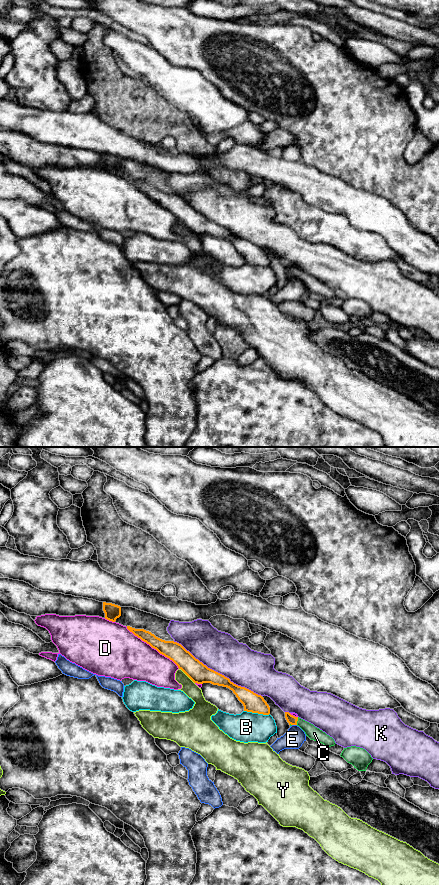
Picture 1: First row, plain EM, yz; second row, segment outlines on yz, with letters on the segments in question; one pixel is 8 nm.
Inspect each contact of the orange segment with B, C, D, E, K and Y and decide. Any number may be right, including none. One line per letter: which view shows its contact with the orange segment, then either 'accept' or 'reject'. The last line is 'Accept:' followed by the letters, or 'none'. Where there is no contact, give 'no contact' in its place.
B: contact in yz; reject
C: contact in yz; accept
D: contact in yz; reject
E: contact in yz; reject
K: contact in yz; reject
Y: contact in yz; reject
Accept: C

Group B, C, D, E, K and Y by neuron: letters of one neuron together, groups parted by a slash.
B / C / D / E / K / Y

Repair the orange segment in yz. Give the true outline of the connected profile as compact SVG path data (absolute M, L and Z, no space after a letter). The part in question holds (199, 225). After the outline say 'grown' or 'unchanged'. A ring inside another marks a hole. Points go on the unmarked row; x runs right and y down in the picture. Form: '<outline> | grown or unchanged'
M127 178L127 181L156 201L160 206L172 212L194 235L211 235L227 239L233 243L238 252L243 256L244 263L263 267L270 266L270 259L261 247L234 236L229 230L208 220L181 196L162 192L144 181L135 181L130 178Z | unchanged

